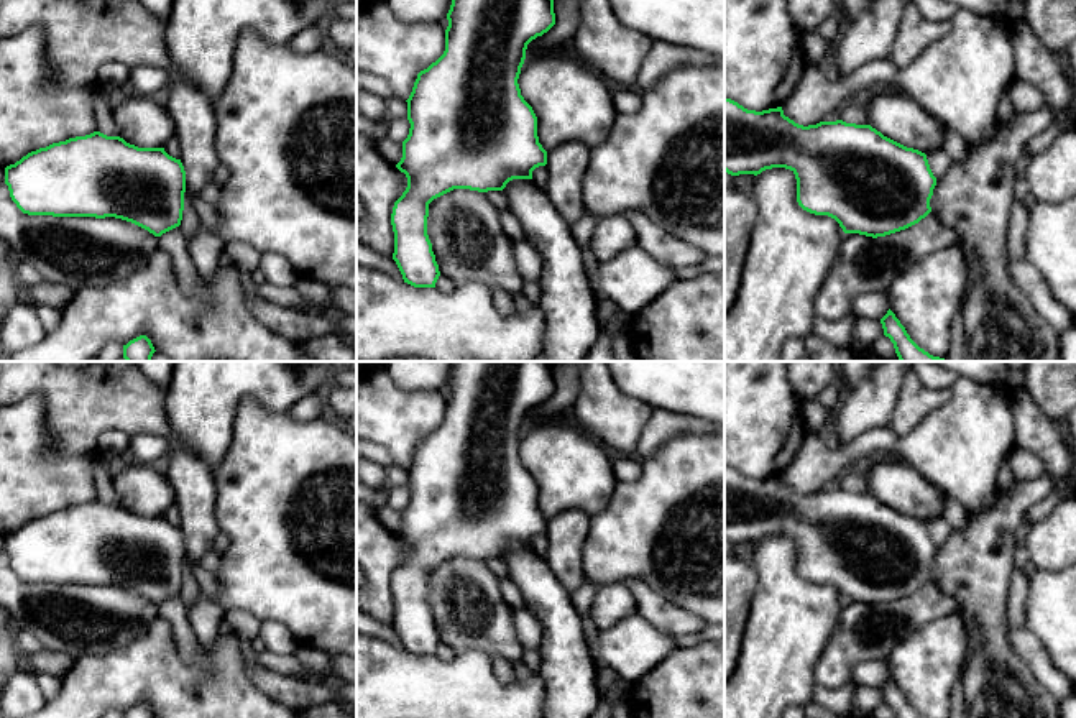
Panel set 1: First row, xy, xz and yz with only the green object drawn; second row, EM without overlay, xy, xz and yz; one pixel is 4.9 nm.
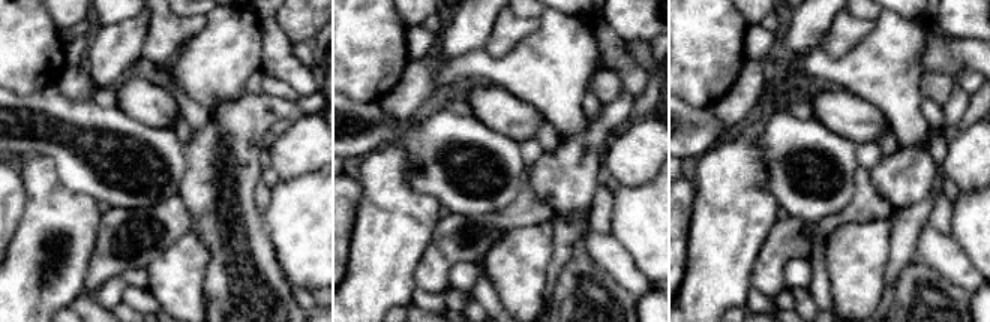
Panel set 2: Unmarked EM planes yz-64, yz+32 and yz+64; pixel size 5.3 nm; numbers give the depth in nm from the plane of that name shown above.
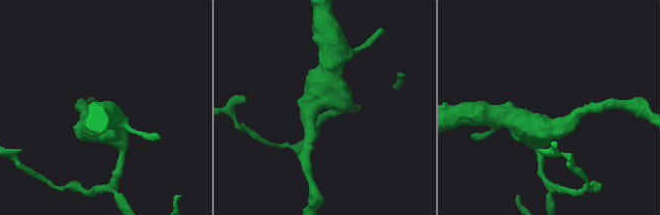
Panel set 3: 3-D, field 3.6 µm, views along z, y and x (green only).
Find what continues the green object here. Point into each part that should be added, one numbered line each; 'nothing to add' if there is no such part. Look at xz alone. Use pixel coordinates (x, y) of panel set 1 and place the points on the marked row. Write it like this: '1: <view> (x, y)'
nothing to add

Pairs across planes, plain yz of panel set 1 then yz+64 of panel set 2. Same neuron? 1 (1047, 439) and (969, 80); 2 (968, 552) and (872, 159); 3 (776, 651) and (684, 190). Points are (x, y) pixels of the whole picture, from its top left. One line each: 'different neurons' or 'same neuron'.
1: same neuron
2: different neurons
3: different neurons

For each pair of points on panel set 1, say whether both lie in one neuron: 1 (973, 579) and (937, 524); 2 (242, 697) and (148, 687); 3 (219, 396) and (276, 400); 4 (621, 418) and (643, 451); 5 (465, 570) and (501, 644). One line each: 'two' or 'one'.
1: two
2: one
3: one
4: two
5: one

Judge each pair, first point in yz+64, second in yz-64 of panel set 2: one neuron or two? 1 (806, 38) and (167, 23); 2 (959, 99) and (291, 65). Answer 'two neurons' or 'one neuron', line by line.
1: two neurons
2: two neurons

